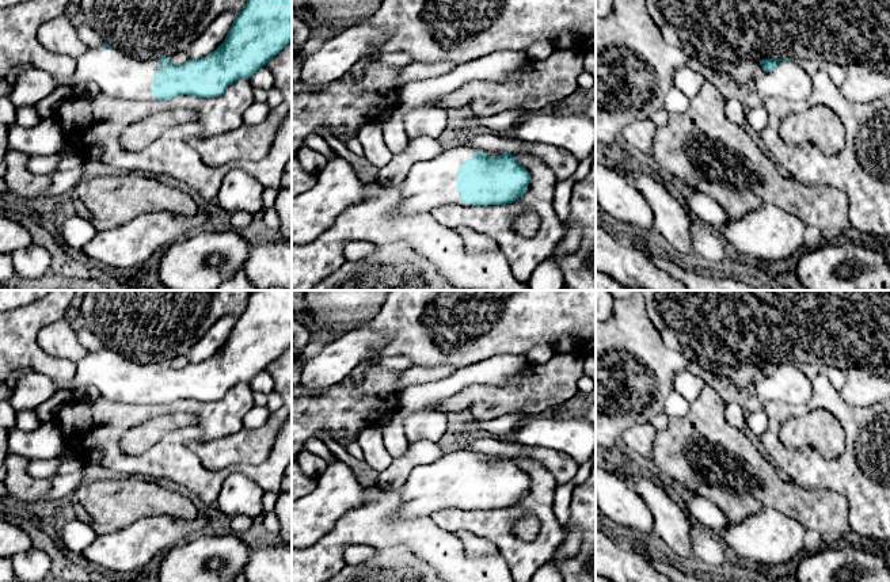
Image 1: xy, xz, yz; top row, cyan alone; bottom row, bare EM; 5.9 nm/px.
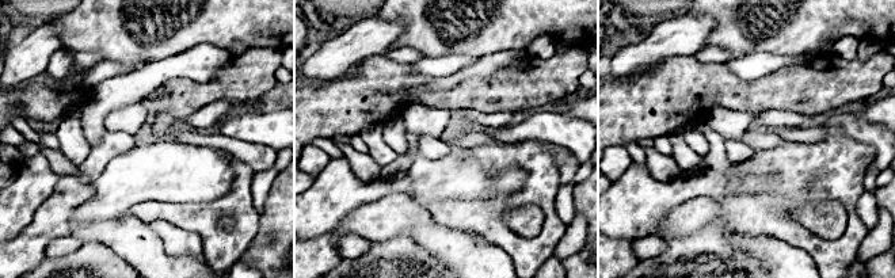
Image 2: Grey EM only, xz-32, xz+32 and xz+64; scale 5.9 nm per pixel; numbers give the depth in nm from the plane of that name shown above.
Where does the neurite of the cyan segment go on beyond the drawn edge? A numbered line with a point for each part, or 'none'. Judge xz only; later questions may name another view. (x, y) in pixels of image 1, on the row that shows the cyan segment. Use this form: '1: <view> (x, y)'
1: xz (429, 183)

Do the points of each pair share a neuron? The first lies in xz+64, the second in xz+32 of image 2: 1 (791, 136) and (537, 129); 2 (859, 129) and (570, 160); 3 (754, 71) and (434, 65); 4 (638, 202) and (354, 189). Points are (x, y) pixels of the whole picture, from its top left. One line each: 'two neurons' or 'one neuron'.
1: one neuron
2: two neurons
3: one neuron
4: one neuron

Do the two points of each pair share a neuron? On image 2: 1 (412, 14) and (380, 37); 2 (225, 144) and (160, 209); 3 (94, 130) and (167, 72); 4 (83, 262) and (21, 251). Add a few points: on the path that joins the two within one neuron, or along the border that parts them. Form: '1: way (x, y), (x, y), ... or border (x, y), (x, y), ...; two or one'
1: border (376, 15), (403, 23), (392, 48); two
2: border (232, 156), (240, 157), (255, 171); two
3: way (101, 109), (118, 91), (145, 80); one
4: border (45, 256), (38, 263); two

